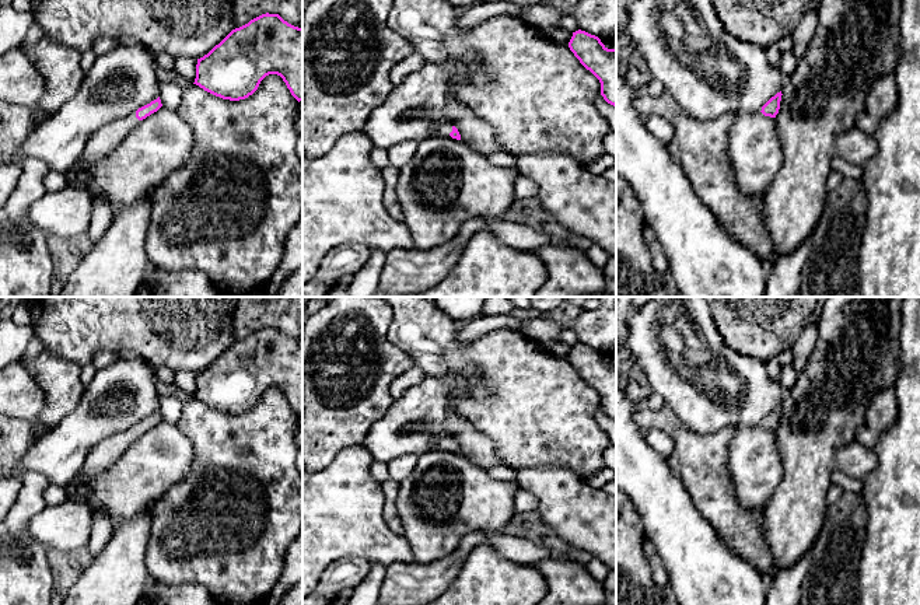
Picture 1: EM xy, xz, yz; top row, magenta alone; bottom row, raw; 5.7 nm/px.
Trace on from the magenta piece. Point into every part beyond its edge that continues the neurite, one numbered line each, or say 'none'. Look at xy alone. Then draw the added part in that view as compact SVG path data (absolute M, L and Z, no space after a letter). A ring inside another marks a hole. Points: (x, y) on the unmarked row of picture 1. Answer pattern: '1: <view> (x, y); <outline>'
1: xy (105, 453); M136 426L126 431L115 433L99 441L87 455L81 469L64 487L69 499L81 500L87 490L80 485L83 478L95 478L105 472L119 457L140 437Z

